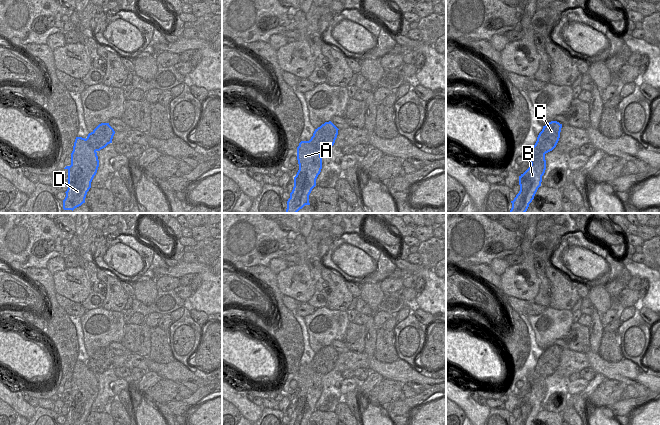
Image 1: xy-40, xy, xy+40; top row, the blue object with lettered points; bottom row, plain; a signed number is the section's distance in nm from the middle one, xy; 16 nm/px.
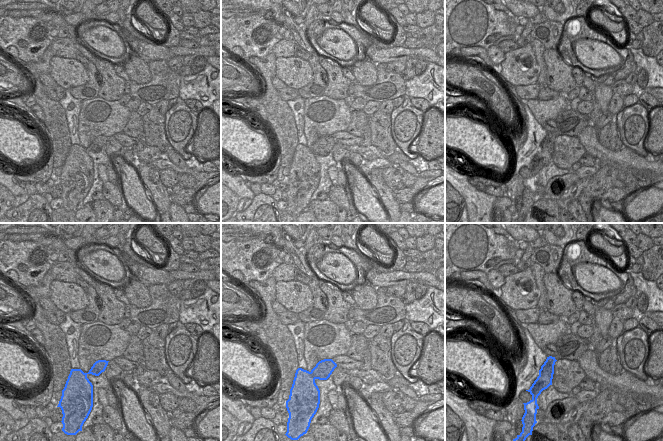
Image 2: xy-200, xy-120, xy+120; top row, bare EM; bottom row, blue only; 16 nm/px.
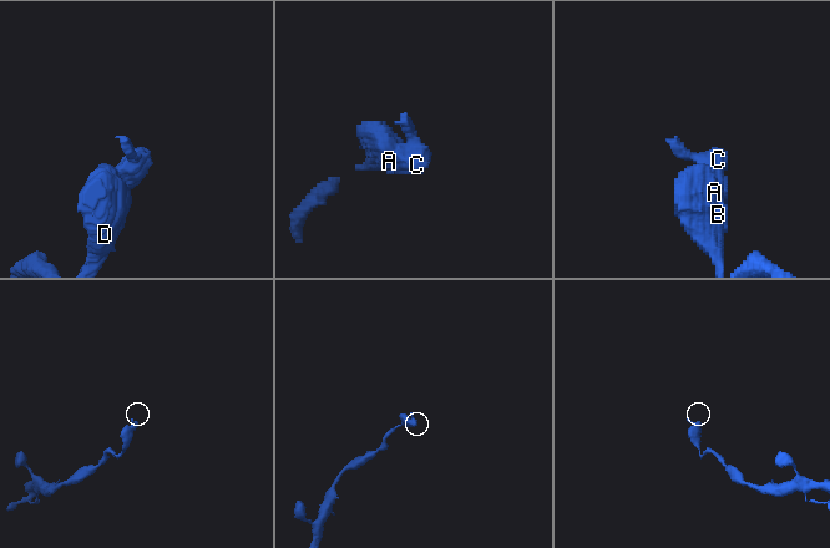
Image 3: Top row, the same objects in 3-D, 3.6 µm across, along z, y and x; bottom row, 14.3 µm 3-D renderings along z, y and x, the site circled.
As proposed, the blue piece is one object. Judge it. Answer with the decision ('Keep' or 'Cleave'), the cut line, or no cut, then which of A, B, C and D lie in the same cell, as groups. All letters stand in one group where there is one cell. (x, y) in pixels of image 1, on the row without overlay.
Cleave. Split along xy (309, 364), (321, 375). Groups: A B D / C

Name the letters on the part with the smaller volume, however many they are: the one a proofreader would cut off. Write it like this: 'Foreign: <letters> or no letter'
Foreign: C

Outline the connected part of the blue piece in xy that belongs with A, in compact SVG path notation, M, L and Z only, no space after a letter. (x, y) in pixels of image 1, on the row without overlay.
M301 365L297 371L297 384L299 394L294 401L294 411L288 425L309 425L309 419L322 393L321 375L310 365Z

